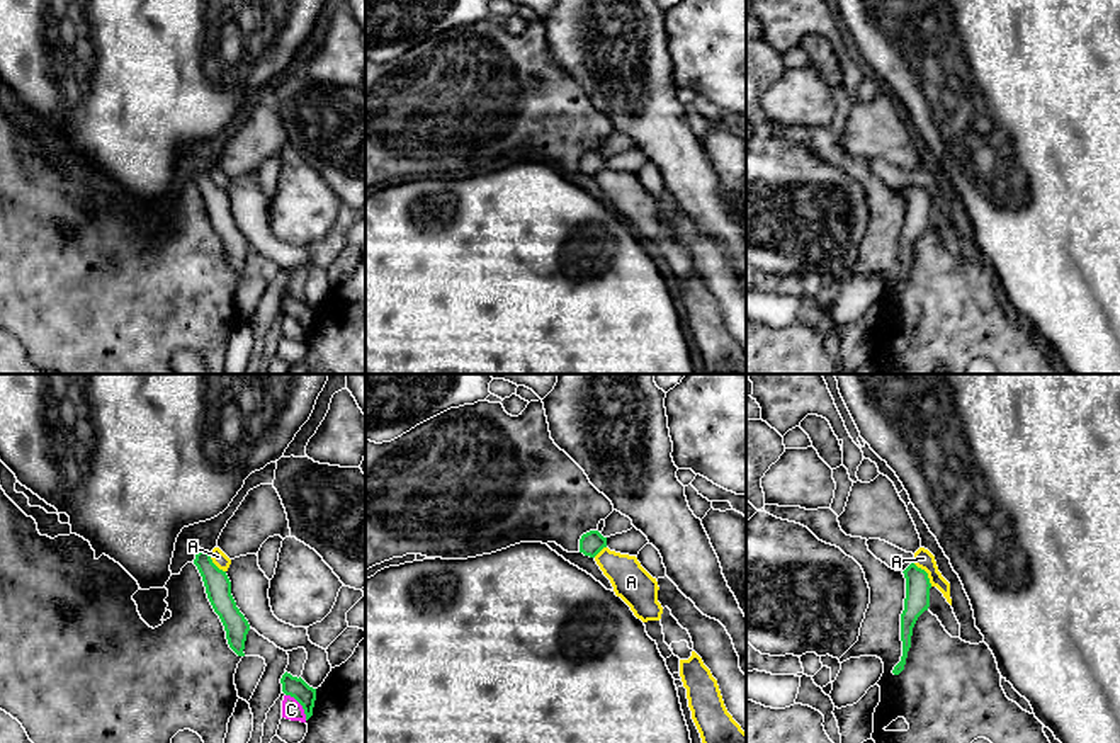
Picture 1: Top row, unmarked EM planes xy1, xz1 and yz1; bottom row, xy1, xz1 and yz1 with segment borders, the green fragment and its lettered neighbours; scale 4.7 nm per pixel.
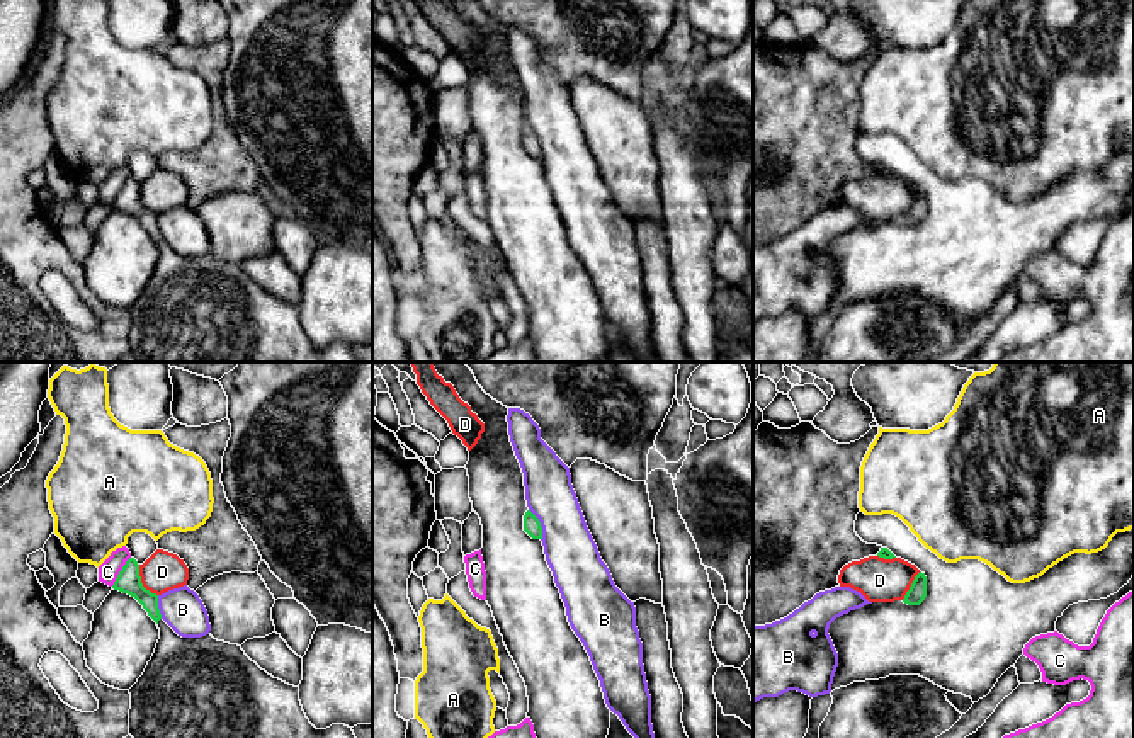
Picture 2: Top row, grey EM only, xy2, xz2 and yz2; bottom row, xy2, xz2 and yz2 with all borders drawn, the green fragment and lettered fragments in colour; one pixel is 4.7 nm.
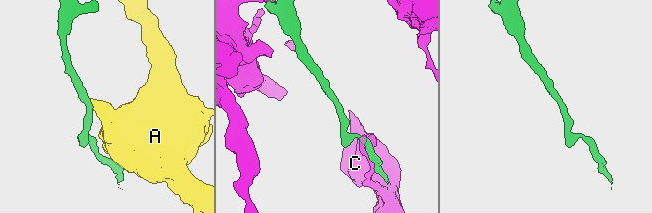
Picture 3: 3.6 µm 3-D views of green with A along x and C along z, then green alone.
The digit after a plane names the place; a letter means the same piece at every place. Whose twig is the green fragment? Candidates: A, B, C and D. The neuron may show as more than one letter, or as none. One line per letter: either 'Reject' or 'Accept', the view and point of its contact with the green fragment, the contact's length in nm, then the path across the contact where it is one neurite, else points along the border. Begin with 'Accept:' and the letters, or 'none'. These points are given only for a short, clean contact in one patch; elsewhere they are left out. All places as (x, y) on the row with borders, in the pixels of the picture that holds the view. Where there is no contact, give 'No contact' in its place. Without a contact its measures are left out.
Accept: none
A: Reject. Touches green at yz1 (927, 573). Shared border 140 nm. Boundary: yz1 (913, 563), (927, 573), (932, 585)
B: Reject. Touches green at xz2 (539, 524). Shared border 160 nm. Boundary: xz2 (529, 509), (539, 522), (541, 539)
C: Reject. Touches green at xy1 (301, 704). Shared border 160 nm
D: Reject. Touches green at xy2 (140, 582). Shared border 180 nm. Boundary: xy2 (138, 565), (141, 584), (157, 596)

